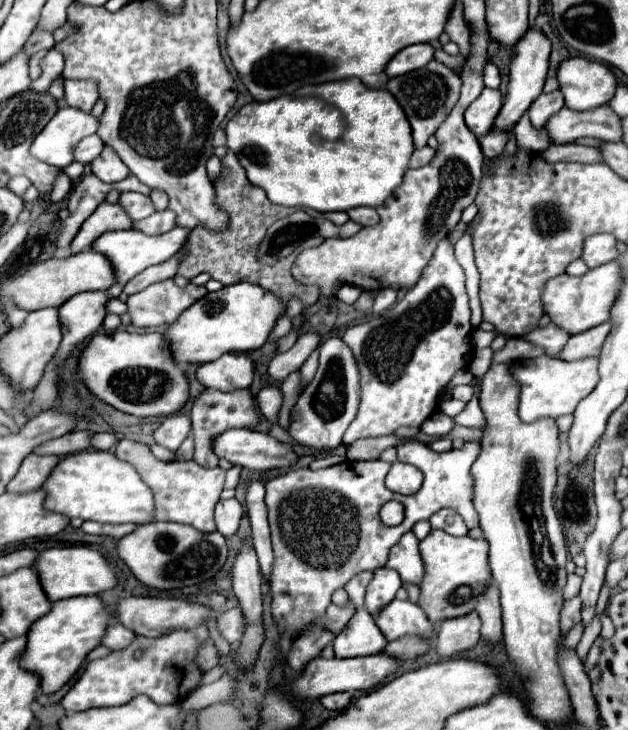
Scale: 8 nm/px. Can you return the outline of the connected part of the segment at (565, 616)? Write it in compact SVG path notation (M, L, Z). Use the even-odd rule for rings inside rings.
M574 597L570 601L564 601L564 607L560 611L560 627L562 627L562 633L566 635L576 623L580 623L580 599Z

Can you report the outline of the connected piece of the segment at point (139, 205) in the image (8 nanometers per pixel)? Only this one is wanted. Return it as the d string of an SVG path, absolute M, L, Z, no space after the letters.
M122 193L118 203L124 207L124 211L132 217L132 221L142 221L148 215L152 215L156 209L152 207L150 197L142 193Z

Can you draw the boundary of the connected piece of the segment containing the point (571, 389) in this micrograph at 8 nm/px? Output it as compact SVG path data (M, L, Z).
M538 357L538 359L526 359L518 365L512 365L512 373L520 383L520 409L518 415L522 421L532 423L540 417L560 417L574 413L576 405L592 393L596 387L600 375L598 375L598 359L578 359L578 361L564 361L564 359L552 359L552 357Z

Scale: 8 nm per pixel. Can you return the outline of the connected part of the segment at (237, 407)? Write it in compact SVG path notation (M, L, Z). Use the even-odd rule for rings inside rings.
M204 389L194 405L192 405L192 435L194 435L194 443L196 443L196 449L194 449L193 459L198 465L204 465L204 467L217 467L219 464L219 458L216 456L212 449L212 439L216 435L222 434L222 431L230 429L230 427L246 427L246 429L254 429L258 423L260 423L260 413L256 411L256 403L254 403L254 395L250 393L250 389L240 389L240 391L212 391L212 389Z

